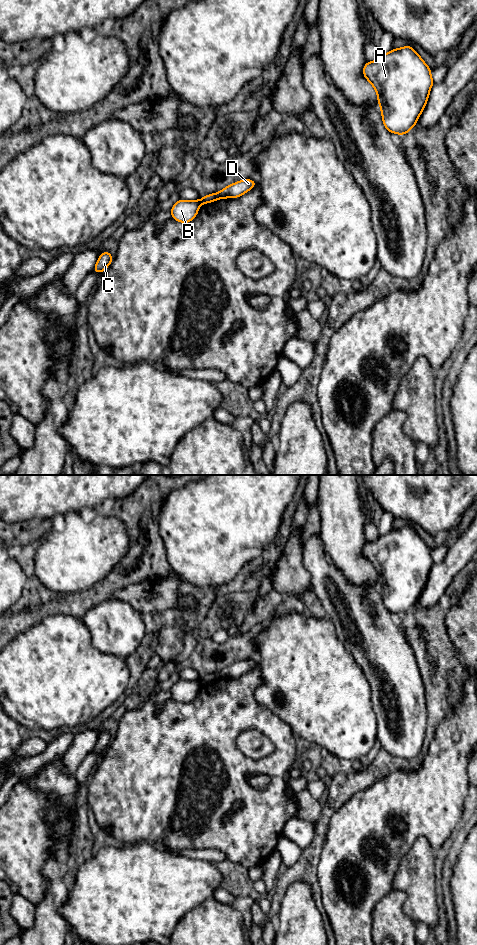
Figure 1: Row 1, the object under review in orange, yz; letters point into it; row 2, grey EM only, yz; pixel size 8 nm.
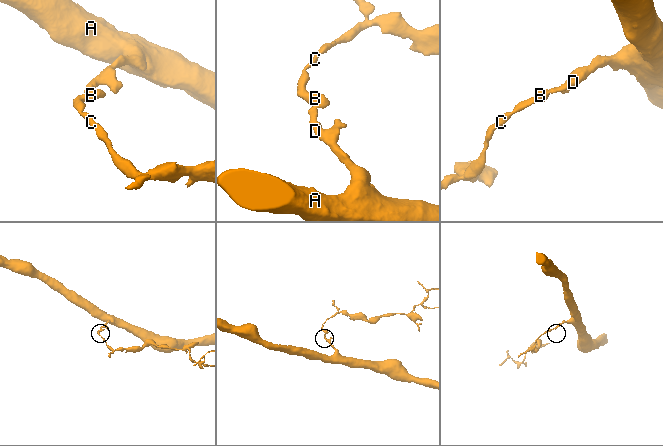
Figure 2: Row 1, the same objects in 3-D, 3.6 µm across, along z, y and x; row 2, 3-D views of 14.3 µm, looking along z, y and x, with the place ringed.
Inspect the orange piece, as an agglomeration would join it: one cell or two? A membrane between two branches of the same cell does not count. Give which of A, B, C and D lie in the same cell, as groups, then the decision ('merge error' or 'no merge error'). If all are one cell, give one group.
A D / B C; merge error

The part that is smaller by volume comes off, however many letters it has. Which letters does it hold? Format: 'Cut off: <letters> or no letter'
Cut off: B, C

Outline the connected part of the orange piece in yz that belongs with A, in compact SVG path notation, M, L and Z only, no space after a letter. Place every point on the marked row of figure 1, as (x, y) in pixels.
M407 45L379 55L373 62L366 62L363 76L377 92L385 128L389 133L405 135L416 125L428 101L430 89L434 85L431 68L410 45Z

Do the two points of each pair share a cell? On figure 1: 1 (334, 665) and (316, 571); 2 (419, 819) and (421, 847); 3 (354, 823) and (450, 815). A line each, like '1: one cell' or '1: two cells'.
1: two cells
2: two cells
3: one cell

